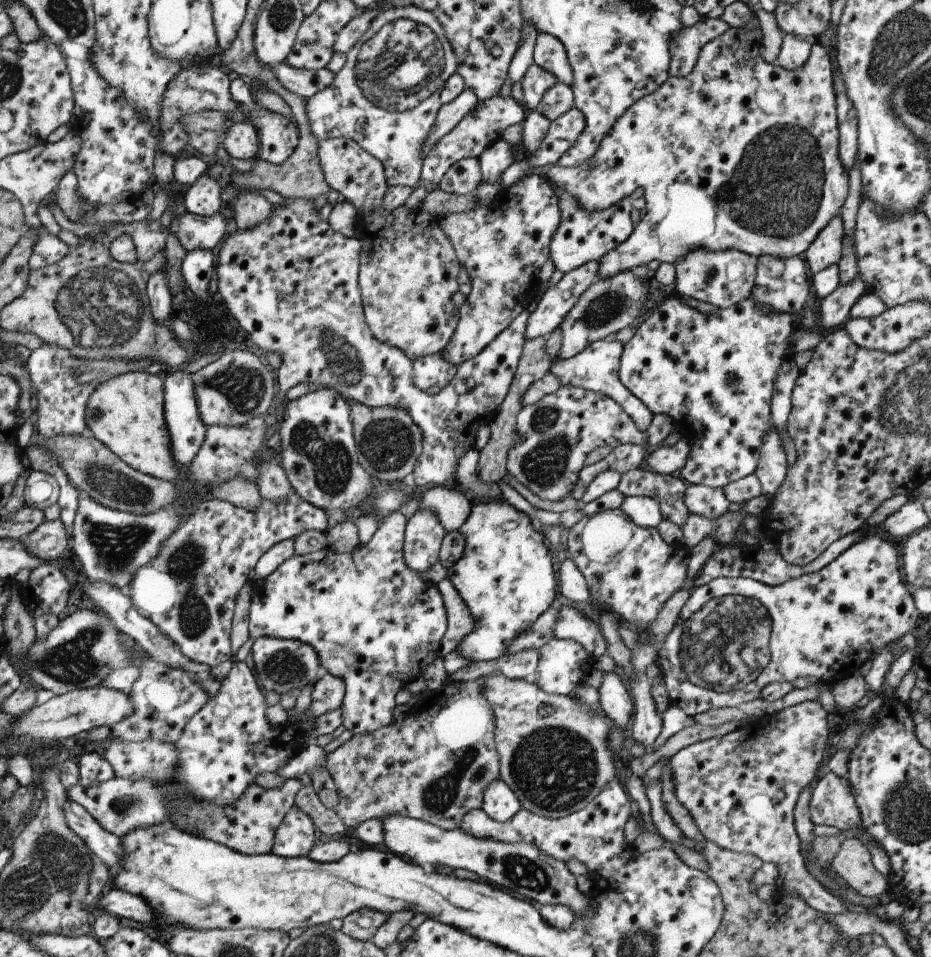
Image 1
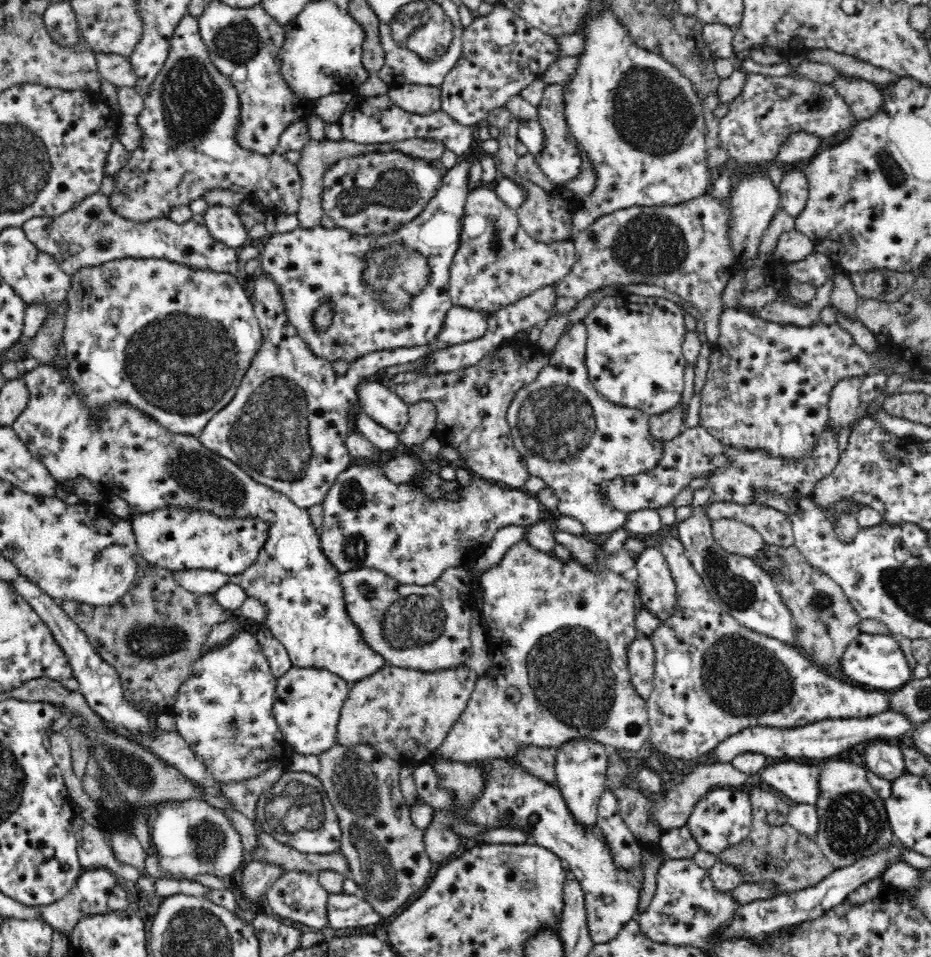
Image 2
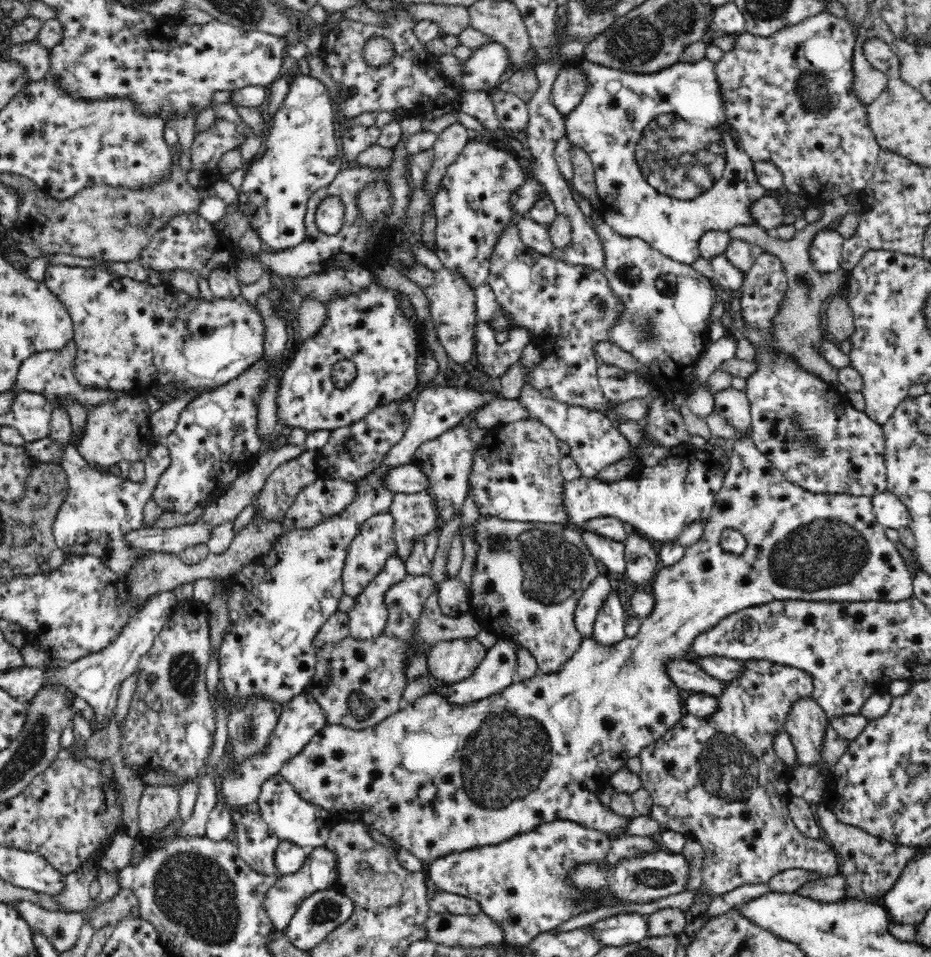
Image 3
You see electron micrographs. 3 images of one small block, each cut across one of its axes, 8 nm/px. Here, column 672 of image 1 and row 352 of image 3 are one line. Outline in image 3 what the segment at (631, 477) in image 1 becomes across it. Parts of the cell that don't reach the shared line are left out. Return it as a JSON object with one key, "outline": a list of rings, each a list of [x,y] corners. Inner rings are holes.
{"outline":[[[484,321],[476,325],[475,335],[474,357],[486,374],[496,378],[516,360],[521,360],[521,352],[532,340],[532,333],[525,326],[516,326],[509,331],[508,340],[500,344]]]}

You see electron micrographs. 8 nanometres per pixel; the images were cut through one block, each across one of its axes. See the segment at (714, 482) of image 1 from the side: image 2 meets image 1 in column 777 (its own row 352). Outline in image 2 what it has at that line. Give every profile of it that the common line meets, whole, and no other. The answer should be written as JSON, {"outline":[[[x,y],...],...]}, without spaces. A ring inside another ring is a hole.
{"outline":[[[472,152],[467,157],[462,157],[457,165],[454,165],[451,169],[444,171],[442,184],[436,193],[436,196],[428,202],[428,206],[422,210],[422,212],[408,224],[404,224],[400,230],[396,232],[390,232],[390,234],[382,234],[382,236],[356,236],[348,230],[343,228],[326,229],[321,225],[314,228],[304,229],[296,228],[290,232],[284,232],[282,234],[275,234],[269,236],[268,242],[264,244],[264,251],[261,254],[261,269],[257,275],[263,274],[267,276],[272,283],[276,285],[276,289],[279,291],[281,300],[283,300],[283,311],[288,317],[288,320],[296,327],[298,334],[304,342],[308,344],[310,350],[315,353],[316,356],[328,359],[330,362],[333,360],[344,358],[344,360],[350,362],[358,356],[362,356],[364,353],[372,352],[382,349],[397,349],[400,347],[413,347],[416,345],[423,345],[432,342],[435,339],[436,334],[443,326],[444,317],[447,315],[448,310],[453,307],[452,301],[448,294],[449,270],[459,247],[460,235],[462,232],[464,208],[467,200],[468,193],[471,189],[471,184],[468,181],[470,176],[470,168],[478,161],[476,152]],[[329,302],[332,311],[331,323],[320,331],[314,323],[314,312]]]}

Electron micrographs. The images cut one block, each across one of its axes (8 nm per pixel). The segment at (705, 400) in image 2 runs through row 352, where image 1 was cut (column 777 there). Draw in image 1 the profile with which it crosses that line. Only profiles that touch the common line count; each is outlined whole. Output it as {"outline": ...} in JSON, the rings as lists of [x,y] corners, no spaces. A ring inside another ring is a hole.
{"outline":[[[803,701],[773,714],[765,714],[759,724],[759,732],[753,730],[748,722],[720,738],[710,738],[681,748],[667,760],[667,765],[676,799],[691,815],[706,841],[736,853],[751,853],[762,863],[774,864],[778,872],[775,886],[783,893],[800,898],[823,915],[836,915],[846,911],[843,900],[818,883],[806,869],[792,817],[799,793],[815,778],[823,760],[827,732],[827,713],[819,702]]]}

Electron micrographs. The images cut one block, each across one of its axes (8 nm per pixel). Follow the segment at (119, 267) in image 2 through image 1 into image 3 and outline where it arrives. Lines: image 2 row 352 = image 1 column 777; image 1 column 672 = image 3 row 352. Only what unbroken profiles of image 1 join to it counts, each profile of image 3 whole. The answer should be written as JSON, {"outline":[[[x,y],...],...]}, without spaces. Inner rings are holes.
{"outline":[[[48,265],[45,270],[43,278],[45,286],[60,299],[60,302],[66,307],[66,311],[71,316],[73,322],[74,336],[73,340],[77,344],[77,357],[74,363],[74,377],[76,381],[84,387],[98,387],[100,390],[114,389],[114,391],[134,393],[142,395],[148,389],[156,391],[160,387],[170,391],[170,400],[166,403],[171,403],[179,399],[186,393],[194,392],[198,396],[208,390],[215,389],[222,386],[230,380],[238,378],[250,364],[256,362],[262,354],[264,354],[264,337],[265,337],[265,322],[264,317],[261,315],[259,309],[252,305],[241,294],[236,298],[218,298],[214,297],[212,300],[206,300],[204,297],[190,297],[186,292],[182,292],[172,286],[167,286],[165,282],[159,286],[151,286],[148,281],[138,281],[126,276],[112,275],[104,269],[94,267],[85,268],[82,266],[52,266]]]}

